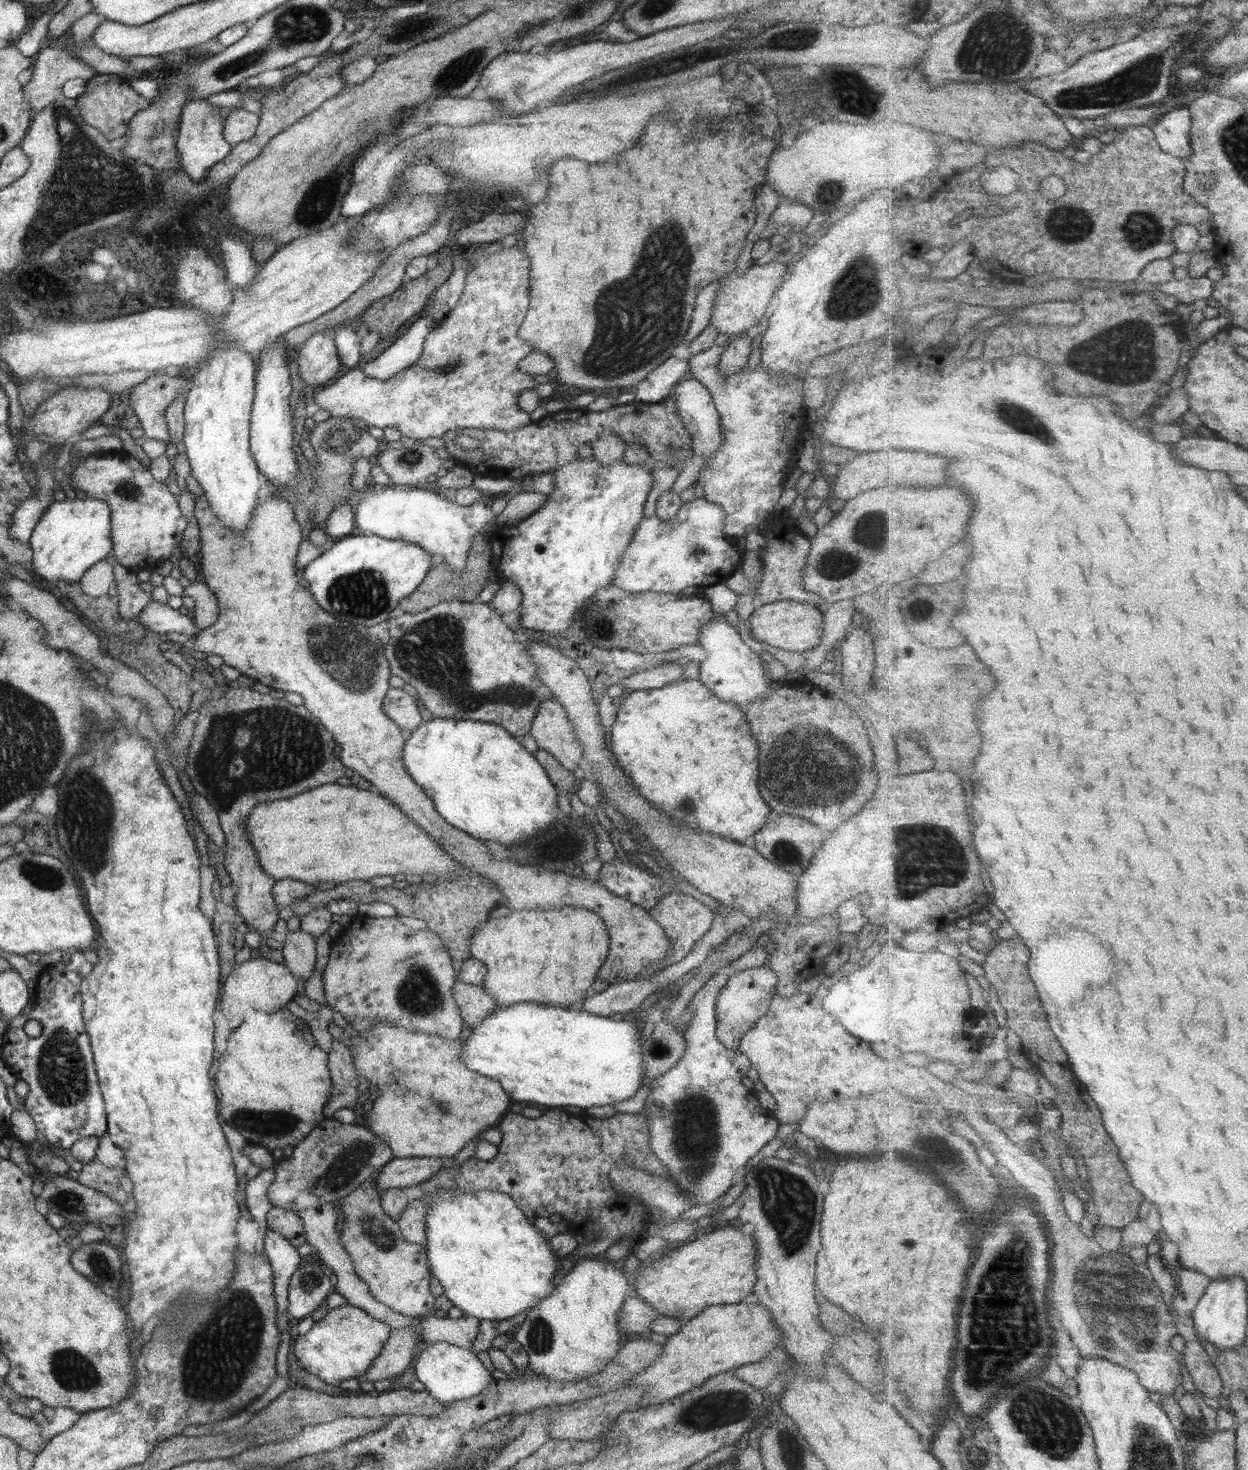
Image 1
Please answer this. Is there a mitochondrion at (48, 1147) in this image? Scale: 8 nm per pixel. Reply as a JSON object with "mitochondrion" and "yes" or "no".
{"mitochondrion":"no"}

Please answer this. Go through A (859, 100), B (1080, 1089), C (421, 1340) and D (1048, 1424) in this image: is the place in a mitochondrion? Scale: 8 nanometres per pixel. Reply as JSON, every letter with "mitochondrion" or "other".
{"A":"mitochondrion","B":"other","C":"other","D":"mitochondrion"}

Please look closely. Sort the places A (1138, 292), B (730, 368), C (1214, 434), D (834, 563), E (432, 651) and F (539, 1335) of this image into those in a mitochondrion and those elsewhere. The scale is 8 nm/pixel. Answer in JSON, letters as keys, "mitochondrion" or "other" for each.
{"A":"other","B":"other","C":"other","D":"mitochondrion","E":"mitochondrion","F":"mitochondrion"}

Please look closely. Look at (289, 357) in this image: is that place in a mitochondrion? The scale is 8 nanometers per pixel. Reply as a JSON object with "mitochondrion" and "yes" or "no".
{"mitochondrion":"no"}

